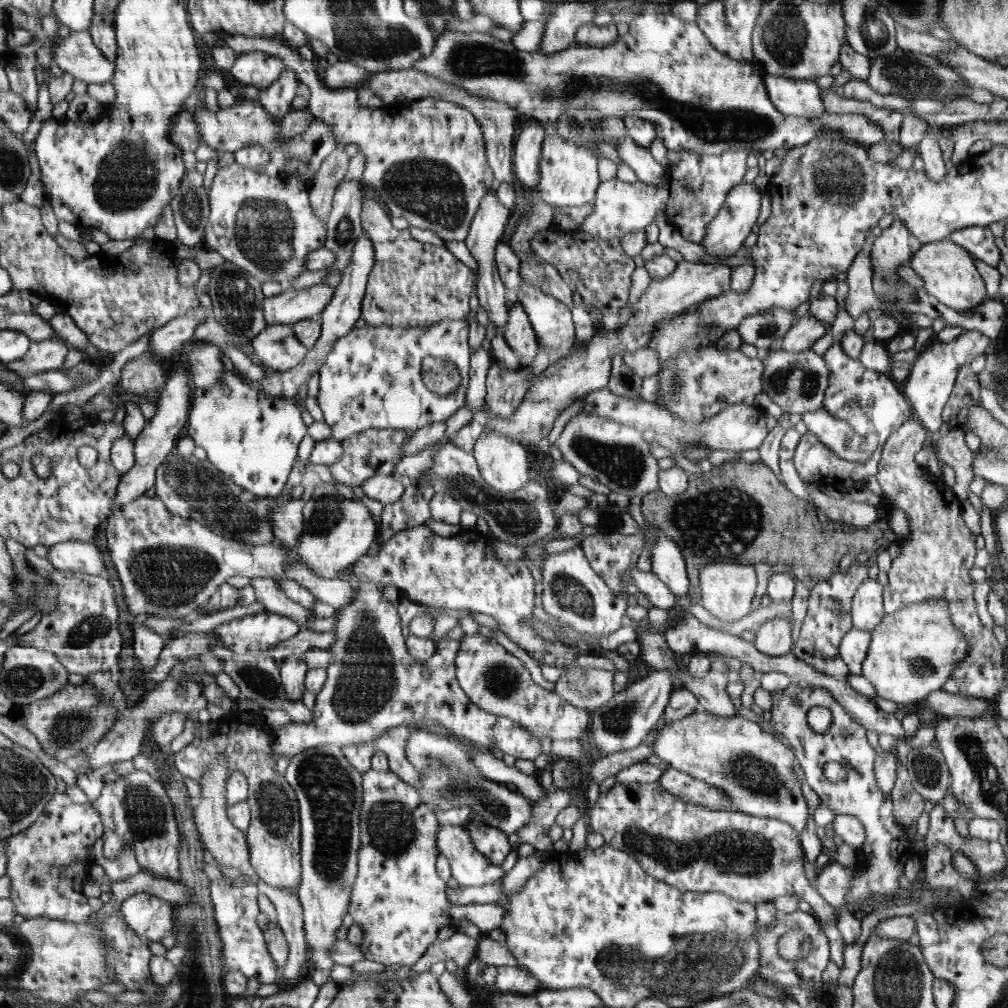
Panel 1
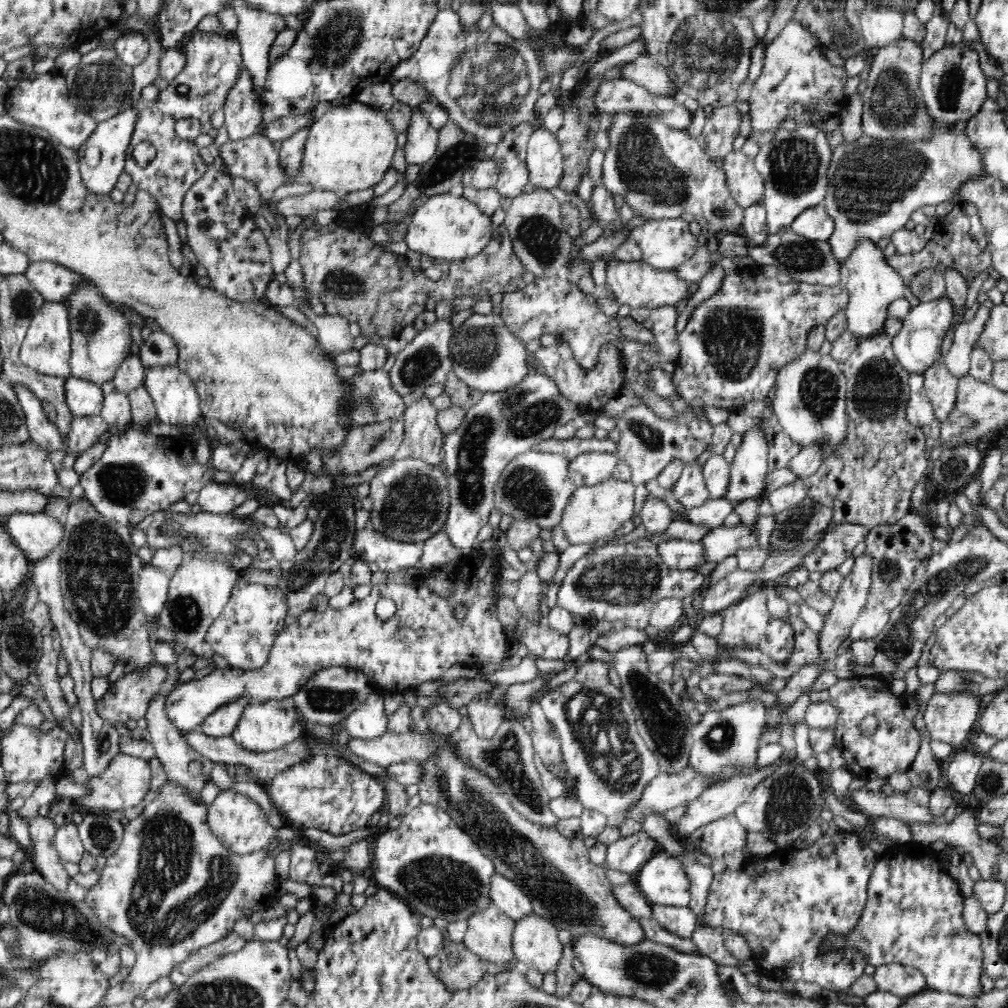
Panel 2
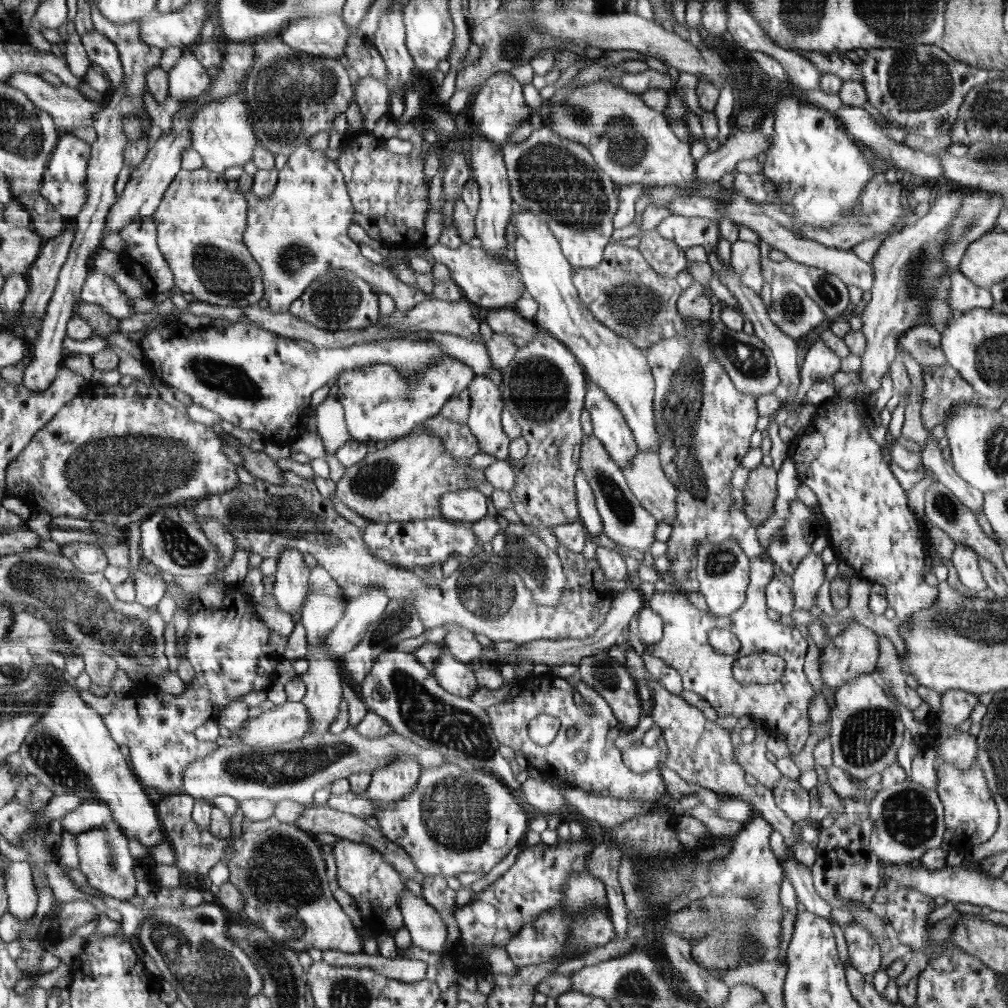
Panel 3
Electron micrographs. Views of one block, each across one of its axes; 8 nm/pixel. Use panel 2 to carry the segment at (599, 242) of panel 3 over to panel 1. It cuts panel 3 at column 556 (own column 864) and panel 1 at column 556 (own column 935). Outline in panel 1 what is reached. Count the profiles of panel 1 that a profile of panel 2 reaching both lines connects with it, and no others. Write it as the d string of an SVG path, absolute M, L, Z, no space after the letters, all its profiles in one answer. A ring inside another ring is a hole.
M558 134L547 136L543 141L543 151L539 164L539 183L531 191L537 189L540 197L556 207L577 207L595 200L600 180L596 158L590 151L564 141Z

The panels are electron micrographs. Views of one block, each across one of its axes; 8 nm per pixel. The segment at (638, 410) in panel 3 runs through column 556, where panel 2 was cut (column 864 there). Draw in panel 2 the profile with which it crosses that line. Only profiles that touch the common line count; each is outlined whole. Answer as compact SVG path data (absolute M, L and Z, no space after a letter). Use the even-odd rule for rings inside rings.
M863 237L856 240L854 248L850 250L850 256L844 262L844 284L849 291L849 302L845 308L848 321L847 330L856 335L859 340L870 338L878 332L882 332L885 320L888 318L888 306L900 298L910 300L911 289L902 281L896 269L887 262L884 253L873 243Z

